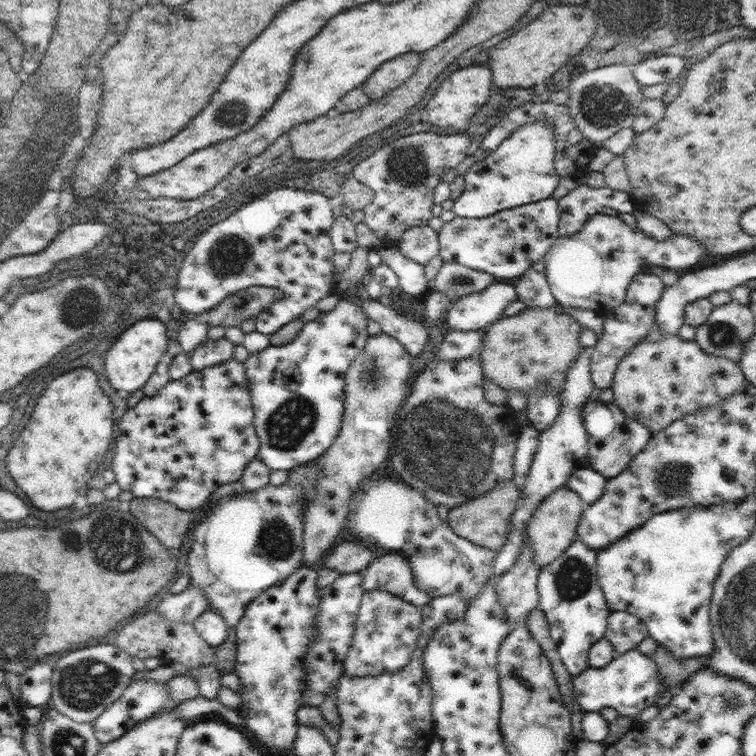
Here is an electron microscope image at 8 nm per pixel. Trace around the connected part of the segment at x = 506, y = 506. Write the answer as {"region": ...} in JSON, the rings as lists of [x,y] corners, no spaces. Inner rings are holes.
{"region":[[[502,480],[485,494],[451,507],[446,522],[451,530],[458,534],[458,537],[496,552],[507,541],[509,522],[512,520],[515,507],[520,501],[521,491],[515,480]]]}

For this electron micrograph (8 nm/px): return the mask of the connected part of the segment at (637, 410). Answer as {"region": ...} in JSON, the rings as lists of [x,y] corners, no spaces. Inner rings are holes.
{"region":[[[653,327],[646,338],[630,348],[630,352],[620,360],[614,374],[611,389],[614,396],[614,407],[620,407],[627,418],[638,419],[646,425],[653,434],[669,427],[676,419],[682,419],[696,410],[710,408],[710,405],[720,404],[734,391],[744,389],[746,380],[739,363],[726,356],[706,354],[699,344],[692,340],[682,340],[679,335],[668,336]]]}

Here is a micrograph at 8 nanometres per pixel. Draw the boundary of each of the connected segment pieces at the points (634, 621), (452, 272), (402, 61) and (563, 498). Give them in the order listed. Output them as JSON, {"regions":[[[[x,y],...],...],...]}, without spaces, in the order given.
{"regions":[[[[611,611],[604,637],[614,646],[616,656],[636,649],[643,638],[648,637],[646,623],[626,611]]],[[[444,261],[431,283],[431,290],[441,292],[452,301],[472,293],[479,293],[495,282],[495,277],[482,270],[473,270],[454,261]]],[[[405,53],[384,62],[366,79],[362,85],[372,102],[390,93],[394,88],[407,82],[420,65],[420,53]]],[[[565,485],[542,500],[532,513],[527,525],[527,538],[532,540],[530,541],[530,546],[534,550],[532,560],[540,566],[540,569],[552,564],[577,538],[577,527],[583,517],[583,504],[580,496]]]]}

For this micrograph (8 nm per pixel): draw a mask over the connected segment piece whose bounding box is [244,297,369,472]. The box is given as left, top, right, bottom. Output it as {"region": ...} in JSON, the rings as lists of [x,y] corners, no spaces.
{"region":[[[342,297],[334,310],[323,312],[316,320],[304,323],[292,342],[270,345],[264,351],[249,355],[244,363],[246,379],[254,411],[254,426],[260,440],[257,455],[271,471],[290,471],[318,459],[338,437],[344,415],[344,385],[346,371],[354,357],[364,349],[369,337],[368,315],[362,305]]]}

